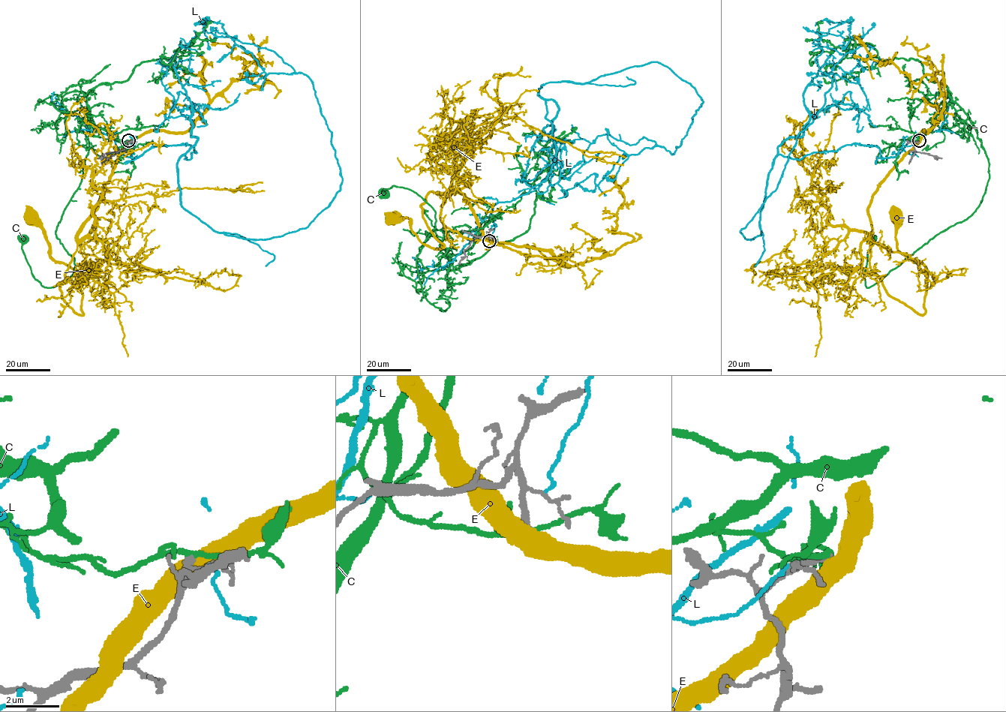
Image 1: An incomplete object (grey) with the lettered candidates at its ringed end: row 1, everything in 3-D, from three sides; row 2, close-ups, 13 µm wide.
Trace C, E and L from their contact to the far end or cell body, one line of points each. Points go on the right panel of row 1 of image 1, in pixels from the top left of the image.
C: (918, 141), (910, 139), (954, 101), (989, 161), (982, 200), (869, 287), (864, 273), (871, 239)
E: (918, 141), (879, 185), (868, 216), (871, 268), (887, 292), (923, 314), (926, 269), (896, 248), (896, 217)
L: (915, 141), (779, 154), (762, 232), (743, 236), (832, 86), (812, 43), (854, 19), (815, 25)

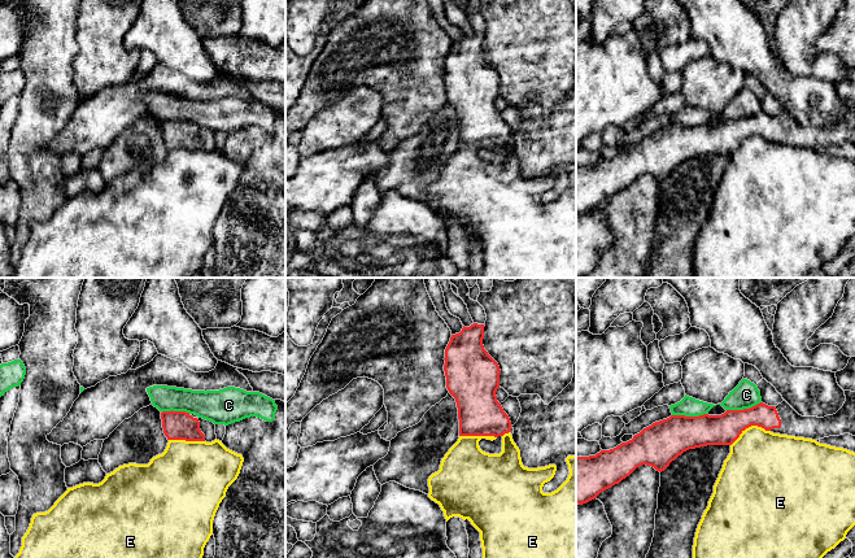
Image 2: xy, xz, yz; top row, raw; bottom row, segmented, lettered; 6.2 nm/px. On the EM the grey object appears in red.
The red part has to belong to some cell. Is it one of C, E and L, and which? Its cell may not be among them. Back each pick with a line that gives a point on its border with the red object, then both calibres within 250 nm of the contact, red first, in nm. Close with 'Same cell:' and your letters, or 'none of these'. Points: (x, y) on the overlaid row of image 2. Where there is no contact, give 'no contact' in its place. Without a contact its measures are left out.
Same cell: none of these

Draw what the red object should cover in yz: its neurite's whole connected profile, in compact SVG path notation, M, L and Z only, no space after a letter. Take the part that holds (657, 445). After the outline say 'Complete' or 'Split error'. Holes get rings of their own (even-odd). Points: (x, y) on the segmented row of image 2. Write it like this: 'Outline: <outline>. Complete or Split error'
Outline: M845 391L845 396L843 406L824 418L802 417L785 400L777 406L760 402L750 409L727 410L721 415L671 415L614 449L576 457L576 503L597 498L642 465L662 472L689 449L732 445L751 426L812 440L843 433L855 436L855 392Z. Split error

